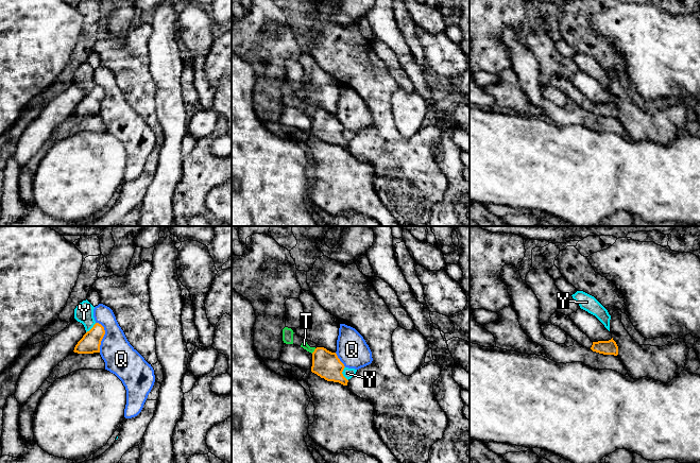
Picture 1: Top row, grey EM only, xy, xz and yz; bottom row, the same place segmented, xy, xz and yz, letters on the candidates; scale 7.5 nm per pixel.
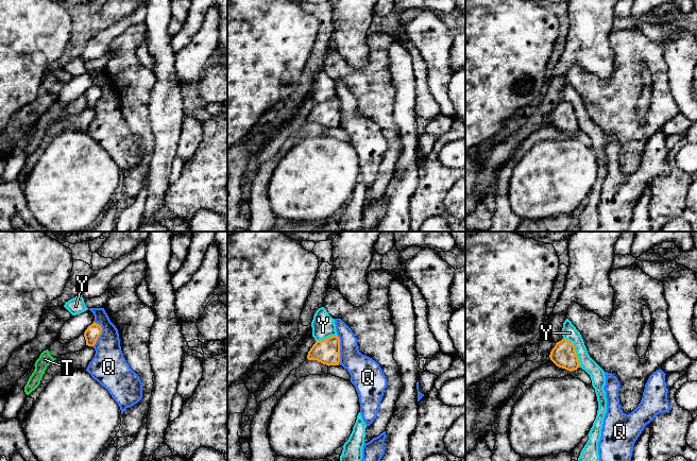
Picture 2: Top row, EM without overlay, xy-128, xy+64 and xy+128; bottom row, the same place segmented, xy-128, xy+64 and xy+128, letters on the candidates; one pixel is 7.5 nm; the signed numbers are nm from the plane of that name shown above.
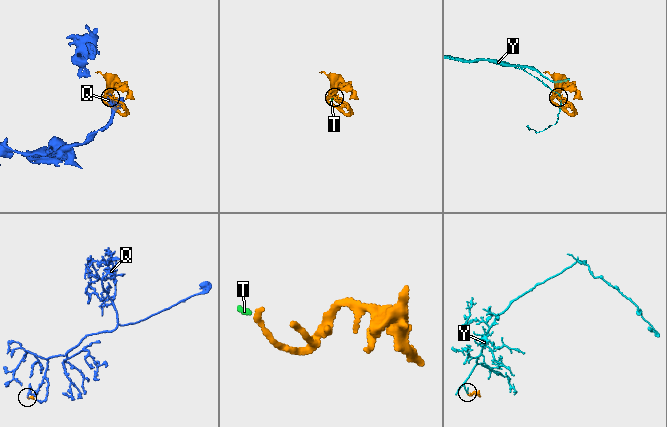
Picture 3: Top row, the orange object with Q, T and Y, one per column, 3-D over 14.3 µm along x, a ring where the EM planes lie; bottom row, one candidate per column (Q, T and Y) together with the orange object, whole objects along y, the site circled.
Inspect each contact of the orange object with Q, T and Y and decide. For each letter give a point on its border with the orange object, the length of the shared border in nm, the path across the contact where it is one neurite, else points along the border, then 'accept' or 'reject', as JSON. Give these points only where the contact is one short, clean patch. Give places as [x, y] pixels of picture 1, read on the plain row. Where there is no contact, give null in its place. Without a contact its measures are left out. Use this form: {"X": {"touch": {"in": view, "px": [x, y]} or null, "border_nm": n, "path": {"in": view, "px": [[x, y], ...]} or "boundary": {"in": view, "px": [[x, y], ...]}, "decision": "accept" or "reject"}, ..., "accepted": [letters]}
{"Q": {"touch": {"in": "xy", "px": [103, 98]}, "border_nm": 240, "boundary": {"in": "xy", "px": [[96, 84], [104, 92], [99, 114]]}, "decision": "reject"}, "T": {"touch": {"in": "xz", "px": [314, 113]}, "border_nm": 50, "boundary": {"in": "xz", "px": [[316, 110], [311, 115]]}, "decision": "reject"}, "Y": {"touch": {"in": "xz", "px": [342, 136]}, "border_nm": 110, "boundary": {"in": "xz", "px": [[344, 129], [342, 137], [347, 142]]}, "decision": "reject"}, "accepted": []}

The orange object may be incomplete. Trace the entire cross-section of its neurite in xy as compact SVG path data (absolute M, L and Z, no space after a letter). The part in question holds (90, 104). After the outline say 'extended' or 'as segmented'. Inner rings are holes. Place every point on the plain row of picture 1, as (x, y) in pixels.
M96 85L78 104L73 114L78 116L100 115L100 107L104 97L104 89L101 86Z | as segmented

